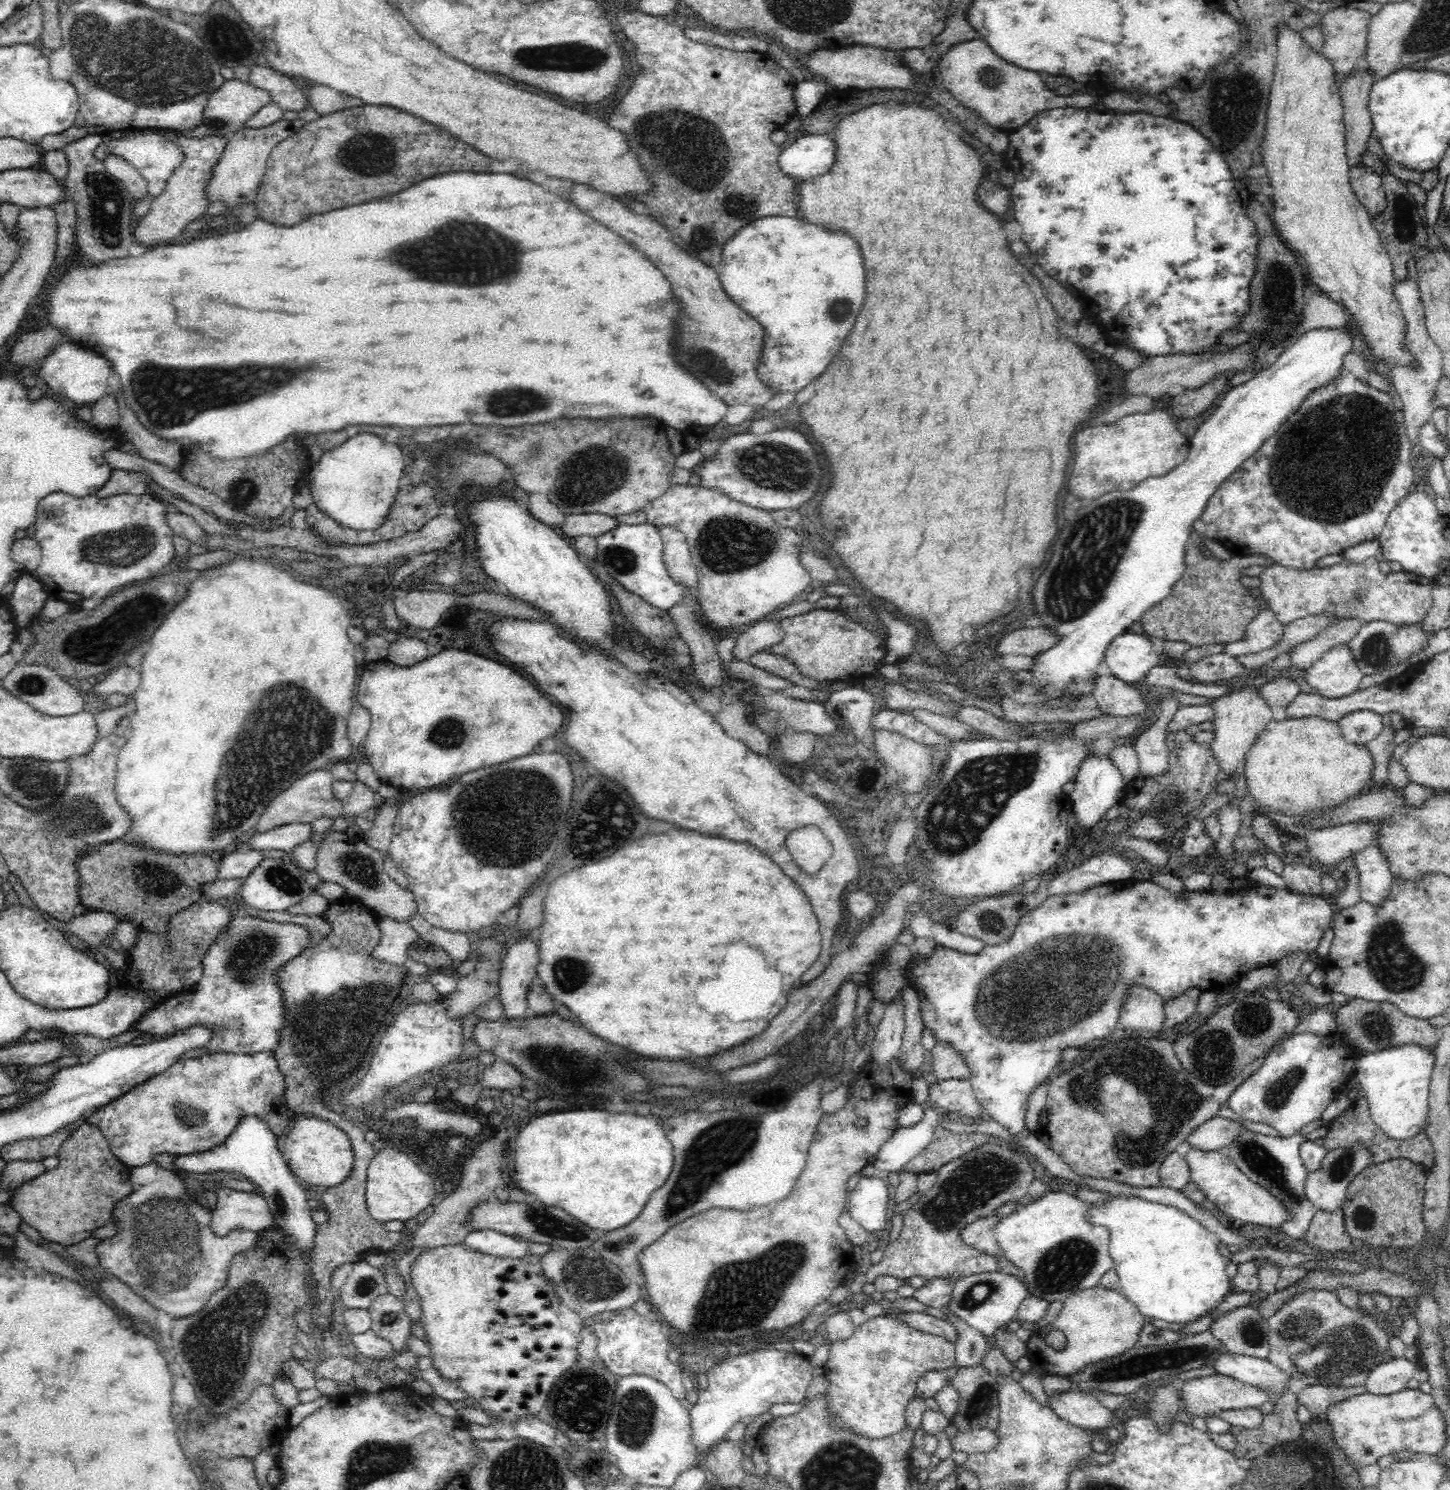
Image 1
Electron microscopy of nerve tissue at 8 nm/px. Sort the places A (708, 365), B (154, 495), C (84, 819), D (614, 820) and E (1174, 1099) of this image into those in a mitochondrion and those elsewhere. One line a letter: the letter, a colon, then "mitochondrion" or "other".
A: mitochondrion
B: other
C: mitochondrion
D: mitochondrion
E: mitochondrion

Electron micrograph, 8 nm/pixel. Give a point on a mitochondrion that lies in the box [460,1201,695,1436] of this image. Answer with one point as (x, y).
(595, 1283)

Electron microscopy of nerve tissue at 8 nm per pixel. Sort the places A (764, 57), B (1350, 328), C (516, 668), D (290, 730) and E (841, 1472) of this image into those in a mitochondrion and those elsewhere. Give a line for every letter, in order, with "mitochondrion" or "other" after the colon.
A: other
B: other
C: other
D: mitochondrion
E: mitochondrion

